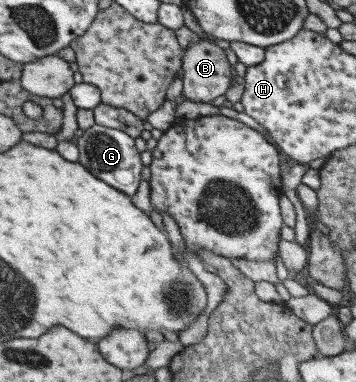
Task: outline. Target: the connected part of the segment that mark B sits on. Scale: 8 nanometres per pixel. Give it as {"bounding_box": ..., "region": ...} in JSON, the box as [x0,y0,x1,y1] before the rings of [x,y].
{"bounding_box":[181,39,233,103],"region":[[[200,39],[181,50],[181,95],[193,102],[209,103],[227,92],[233,67],[229,66],[223,49]]]}

